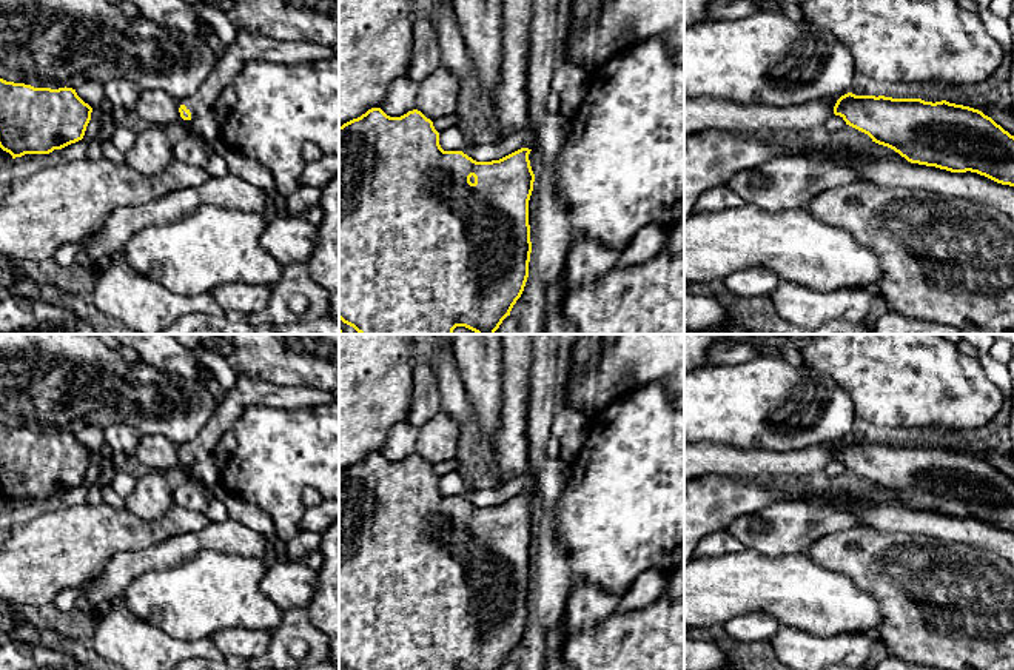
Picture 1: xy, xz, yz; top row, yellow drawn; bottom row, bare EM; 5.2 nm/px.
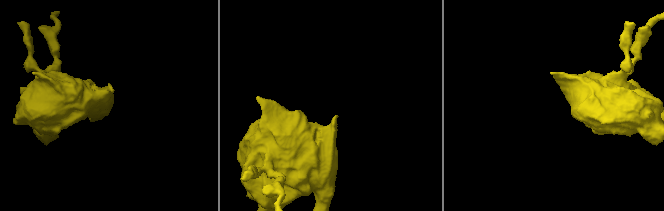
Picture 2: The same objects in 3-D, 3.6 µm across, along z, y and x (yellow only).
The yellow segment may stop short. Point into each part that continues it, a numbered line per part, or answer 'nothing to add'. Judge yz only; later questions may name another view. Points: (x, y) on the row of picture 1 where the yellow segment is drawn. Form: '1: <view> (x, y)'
nothing to add

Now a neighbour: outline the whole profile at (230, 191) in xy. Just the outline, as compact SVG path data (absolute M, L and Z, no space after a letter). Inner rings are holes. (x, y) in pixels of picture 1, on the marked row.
M228 173L200 186L179 189L145 205L117 208L108 214L99 233L80 243L82 260L100 263L111 257L122 257L123 246L134 233L173 223L200 205L265 214L267 194L259 186Z

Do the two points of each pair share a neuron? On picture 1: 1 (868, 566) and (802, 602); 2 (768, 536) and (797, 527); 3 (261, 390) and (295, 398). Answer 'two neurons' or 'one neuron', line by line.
1: two neurons
2: one neuron
3: one neuron

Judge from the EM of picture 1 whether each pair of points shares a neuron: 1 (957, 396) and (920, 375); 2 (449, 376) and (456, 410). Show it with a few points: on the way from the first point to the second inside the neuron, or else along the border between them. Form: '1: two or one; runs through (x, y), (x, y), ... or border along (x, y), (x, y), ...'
1: one; runs through (948, 393), (930, 384)
2: one; runs through (450, 384), (455, 402)

